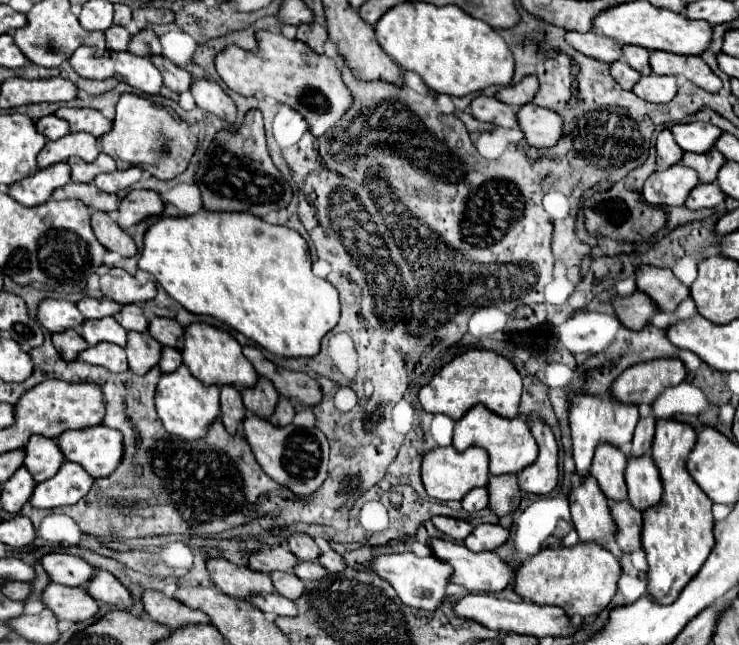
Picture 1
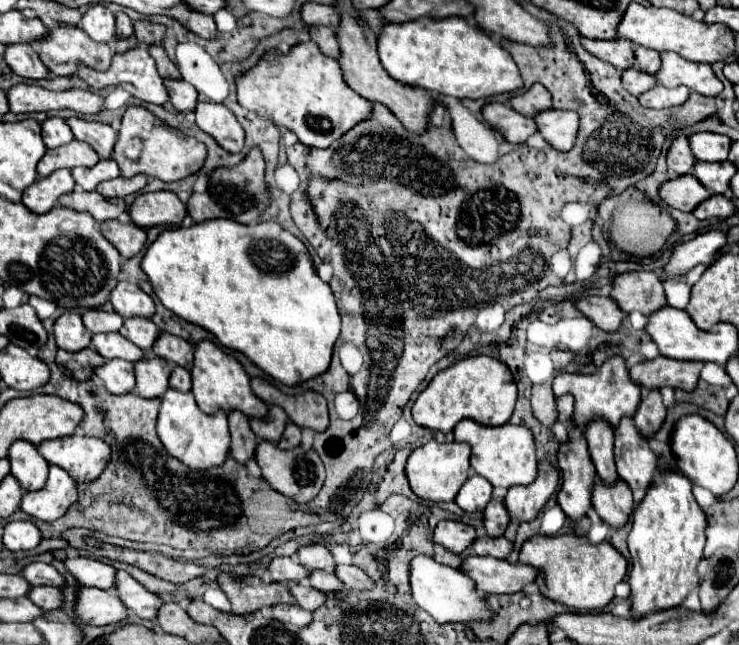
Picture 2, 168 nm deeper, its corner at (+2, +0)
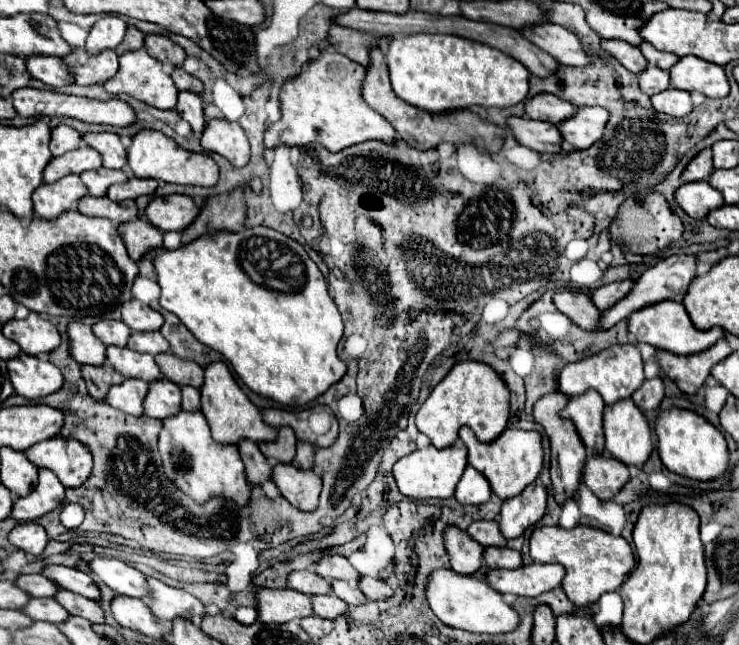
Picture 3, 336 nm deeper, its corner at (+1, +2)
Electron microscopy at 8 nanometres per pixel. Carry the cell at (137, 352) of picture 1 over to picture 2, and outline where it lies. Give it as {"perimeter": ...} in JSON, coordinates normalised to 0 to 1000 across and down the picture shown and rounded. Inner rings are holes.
{"perimeter":[[[198,549],[192,558],[181,561],[184,577],[184,611],[192,611],[195,617],[211,617],[219,614],[227,602],[227,583],[230,583],[230,564],[222,555],[214,555],[208,549]]]}

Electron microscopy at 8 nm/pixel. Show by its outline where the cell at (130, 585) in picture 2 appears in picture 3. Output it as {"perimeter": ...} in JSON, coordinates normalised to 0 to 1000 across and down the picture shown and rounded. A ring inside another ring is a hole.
{"perimeter":[[[199,896],[199,902],[202,902],[204,921],[207,921],[204,949],[212,958],[221,958],[221,961],[253,958],[253,961],[258,961],[261,955],[269,955],[269,958],[277,955],[277,940],[256,918],[231,912],[210,896]],[[258,946],[261,946],[261,955],[258,955]]]}

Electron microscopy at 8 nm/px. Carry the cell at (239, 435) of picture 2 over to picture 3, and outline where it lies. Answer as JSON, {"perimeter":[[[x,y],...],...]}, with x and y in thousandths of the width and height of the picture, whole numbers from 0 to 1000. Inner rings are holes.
{"perimeter":[[[332,682],[329,688],[323,688],[323,701],[332,719],[332,735],[334,744],[345,753],[353,753],[356,747],[367,744],[367,732],[369,732],[369,719],[361,716],[361,710],[350,701],[350,695],[345,688],[340,688],[340,682]]]}

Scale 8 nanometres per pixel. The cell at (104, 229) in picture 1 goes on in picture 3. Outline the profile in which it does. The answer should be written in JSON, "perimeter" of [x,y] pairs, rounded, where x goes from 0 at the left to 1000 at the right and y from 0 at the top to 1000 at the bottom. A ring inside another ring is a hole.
{"perimeter":[[[177,341],[172,347],[164,347],[161,363],[166,366],[175,397],[183,406],[188,406],[202,388],[221,384],[221,360],[194,341]]]}

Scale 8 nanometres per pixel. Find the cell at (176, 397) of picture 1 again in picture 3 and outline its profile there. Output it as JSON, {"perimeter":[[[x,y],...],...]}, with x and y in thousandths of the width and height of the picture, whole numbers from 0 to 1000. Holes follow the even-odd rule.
{"perimeter":[[[245,636],[242,645],[231,645],[231,651],[223,651],[215,676],[215,704],[226,741],[264,781],[277,781],[288,769],[315,775],[323,788],[337,781],[340,753],[332,744],[332,729],[323,698],[291,688],[283,670],[283,657],[272,639]]]}

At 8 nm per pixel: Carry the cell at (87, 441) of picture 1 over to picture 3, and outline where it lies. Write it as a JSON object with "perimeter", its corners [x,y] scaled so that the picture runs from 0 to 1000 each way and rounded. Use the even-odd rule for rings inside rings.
{"perimeter":[[[74,676],[34,698],[34,707],[50,726],[69,729],[88,757],[107,757],[123,735],[126,713],[112,688]]]}

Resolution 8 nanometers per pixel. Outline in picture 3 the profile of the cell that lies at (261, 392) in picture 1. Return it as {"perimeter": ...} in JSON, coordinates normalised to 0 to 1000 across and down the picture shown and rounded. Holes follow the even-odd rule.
{"perimeter":[[[380,664],[375,670],[372,688],[353,688],[350,698],[359,704],[361,713],[372,713],[378,719],[394,719],[399,710],[399,691],[402,691],[402,682],[394,664]]]}

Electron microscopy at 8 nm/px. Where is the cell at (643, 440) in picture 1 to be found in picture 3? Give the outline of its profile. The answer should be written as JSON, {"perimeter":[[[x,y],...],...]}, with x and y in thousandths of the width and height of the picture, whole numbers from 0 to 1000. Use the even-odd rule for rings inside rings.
{"perimeter":[[[881,586],[881,589],[873,589],[859,608],[857,608],[857,623],[870,636],[870,639],[878,639],[878,636],[886,636],[894,620],[897,620],[897,589],[894,586]]]}

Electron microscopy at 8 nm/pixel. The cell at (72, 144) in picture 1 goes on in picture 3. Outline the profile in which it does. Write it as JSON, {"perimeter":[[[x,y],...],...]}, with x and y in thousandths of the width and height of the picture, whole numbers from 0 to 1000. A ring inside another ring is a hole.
{"perimeter":[[[115,226],[115,229],[107,229],[101,236],[91,236],[91,242],[80,242],[80,245],[72,245],[61,267],[58,267],[58,279],[64,285],[74,282],[74,279],[83,279],[85,273],[93,273],[93,270],[112,270],[118,264],[131,264],[137,260],[137,242],[131,233]]]}

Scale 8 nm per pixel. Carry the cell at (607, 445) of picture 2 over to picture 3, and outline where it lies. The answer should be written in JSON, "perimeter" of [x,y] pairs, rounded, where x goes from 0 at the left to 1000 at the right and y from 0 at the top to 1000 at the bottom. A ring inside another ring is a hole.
{"perimeter":[[[805,605],[789,608],[789,614],[773,614],[756,645],[773,651],[794,691],[797,704],[813,704],[816,695],[816,617]]]}

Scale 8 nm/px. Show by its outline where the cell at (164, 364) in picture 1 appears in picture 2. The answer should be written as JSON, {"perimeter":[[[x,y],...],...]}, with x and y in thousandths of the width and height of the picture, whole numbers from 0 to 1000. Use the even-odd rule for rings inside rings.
{"perimeter":[[[235,567],[230,580],[230,598],[238,605],[257,605],[257,577],[246,567]]]}

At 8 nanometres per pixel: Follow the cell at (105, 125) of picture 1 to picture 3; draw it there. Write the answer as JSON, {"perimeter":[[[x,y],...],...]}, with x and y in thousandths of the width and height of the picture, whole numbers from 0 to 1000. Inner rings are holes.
{"perimeter":[[[137,205],[137,208],[118,208],[112,214],[123,229],[129,229],[139,242],[139,257],[142,260],[164,264],[172,254],[172,233],[166,229],[158,208]]]}

